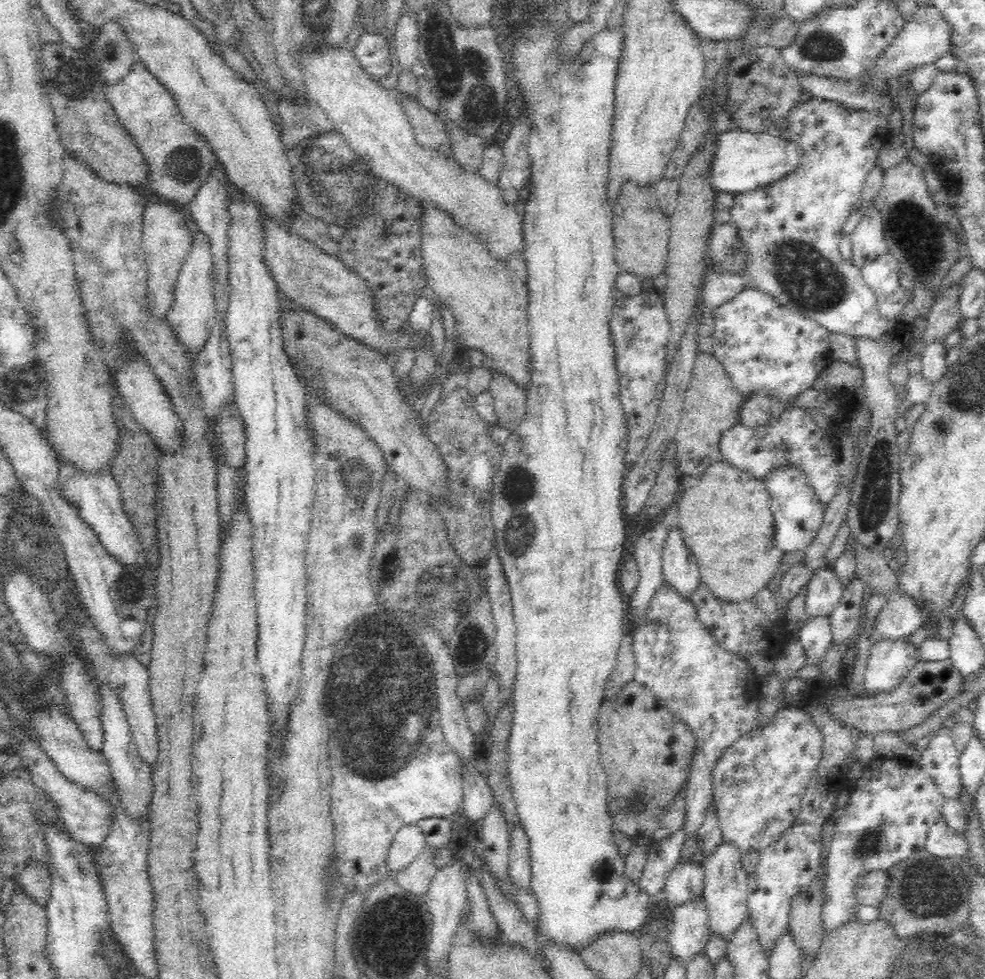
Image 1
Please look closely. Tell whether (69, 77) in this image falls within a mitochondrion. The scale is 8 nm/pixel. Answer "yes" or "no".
yes

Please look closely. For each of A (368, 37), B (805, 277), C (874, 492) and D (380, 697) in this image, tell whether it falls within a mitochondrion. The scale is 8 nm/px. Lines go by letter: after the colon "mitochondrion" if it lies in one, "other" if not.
A: other
B: mitochondrion
C: mitochondrion
D: mitochondrion

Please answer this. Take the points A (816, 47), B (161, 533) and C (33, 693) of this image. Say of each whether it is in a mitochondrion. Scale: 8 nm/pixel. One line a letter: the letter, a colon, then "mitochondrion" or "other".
A: mitochondrion
B: other
C: mitochondrion

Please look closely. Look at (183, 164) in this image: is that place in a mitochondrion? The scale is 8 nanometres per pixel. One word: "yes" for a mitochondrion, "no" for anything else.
yes

